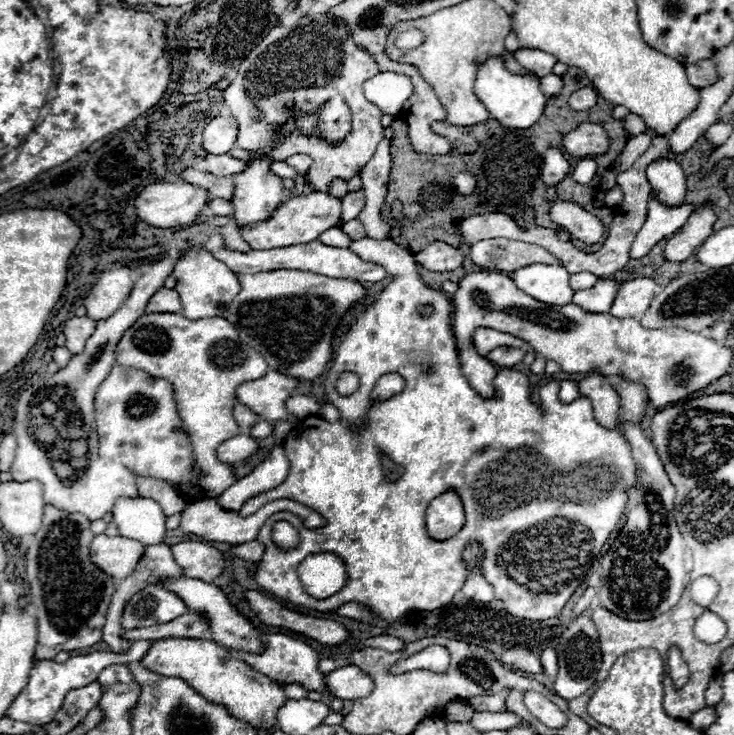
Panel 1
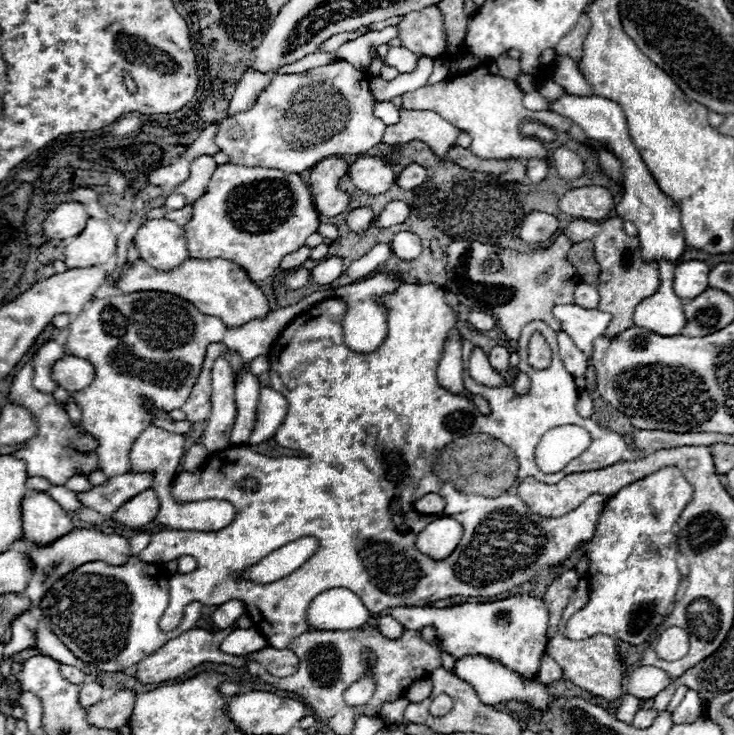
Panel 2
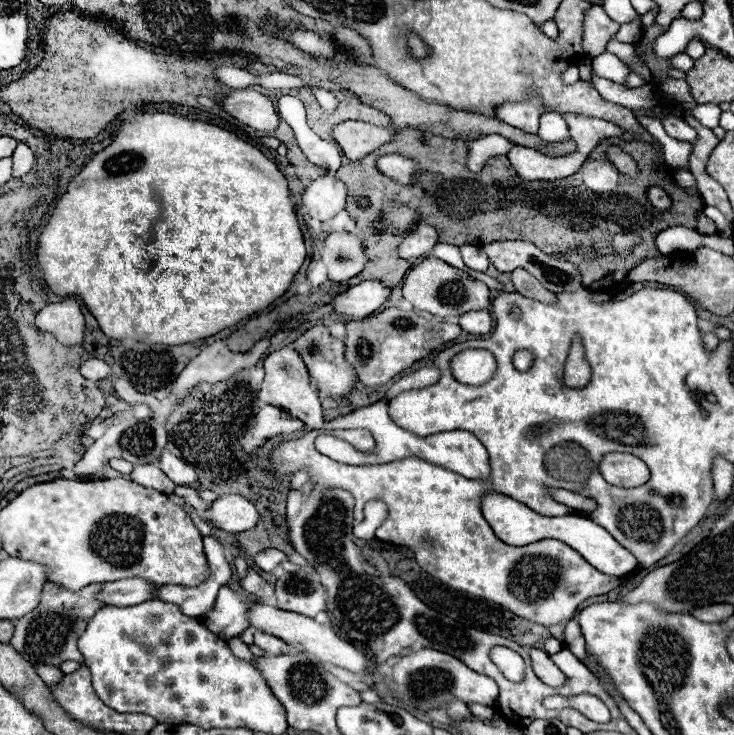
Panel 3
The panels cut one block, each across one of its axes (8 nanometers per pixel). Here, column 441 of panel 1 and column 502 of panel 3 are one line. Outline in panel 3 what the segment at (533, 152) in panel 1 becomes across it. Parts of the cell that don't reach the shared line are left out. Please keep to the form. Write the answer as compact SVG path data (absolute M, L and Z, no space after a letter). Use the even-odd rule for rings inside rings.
M406 128L392 142L384 144L380 150L372 152L362 162L342 158L338 176L348 186L346 210L354 218L360 218L362 212L378 212L378 208L386 200L410 202L410 206L414 206L422 214L422 222L434 226L440 232L440 242L446 244L484 246L488 242L500 240L524 240L536 244L546 254L564 252L578 244L594 244L598 250L602 250L602 258L578 260L574 264L580 268L586 288L606 290L622 282L640 260L658 256L658 248L654 244L658 232L670 226L696 228L696 216L704 210L704 202L700 196L692 196L676 184L676 180L670 176L670 168L664 166L654 144L642 140L624 142L628 144L628 154L634 156L640 168L640 178L636 180L630 180L620 174L614 164L604 158L606 144L608 142L598 144L574 176L552 182L522 180L514 174L506 156L494 156L480 172L470 172L466 168L468 148L464 140L440 138L428 132ZM386 154L412 156L412 160L416 160L424 172L428 170L428 182L416 182L416 186L402 186L392 178L384 176L380 170L376 170L376 160L378 156ZM658 164L664 166L664 172L668 172L668 176L660 176L660 170L656 168ZM650 186L660 186L672 196L674 206L668 212L658 212L646 200L646 190ZM616 234L636 234L640 238L640 244L634 246L630 254L614 256L612 240Z

